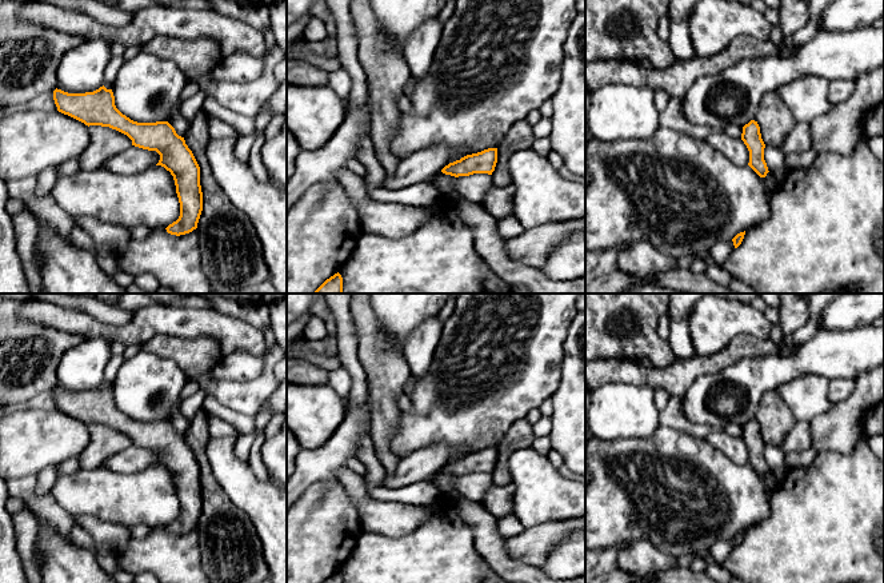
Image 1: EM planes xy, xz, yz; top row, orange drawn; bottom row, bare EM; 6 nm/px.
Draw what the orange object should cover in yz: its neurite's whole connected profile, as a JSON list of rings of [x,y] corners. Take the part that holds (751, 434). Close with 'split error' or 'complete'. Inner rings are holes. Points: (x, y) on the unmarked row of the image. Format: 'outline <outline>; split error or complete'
outline [[[751,419],[743,426],[741,439],[749,450],[748,464],[760,475],[765,476],[768,470],[767,462],[764,459],[765,443],[761,438],[760,426],[757,420]]]; complete

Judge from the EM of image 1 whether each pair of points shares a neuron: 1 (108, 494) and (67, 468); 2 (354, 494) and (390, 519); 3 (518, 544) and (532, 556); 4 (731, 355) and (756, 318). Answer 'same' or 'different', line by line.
1: different
2: same
3: same
4: different

